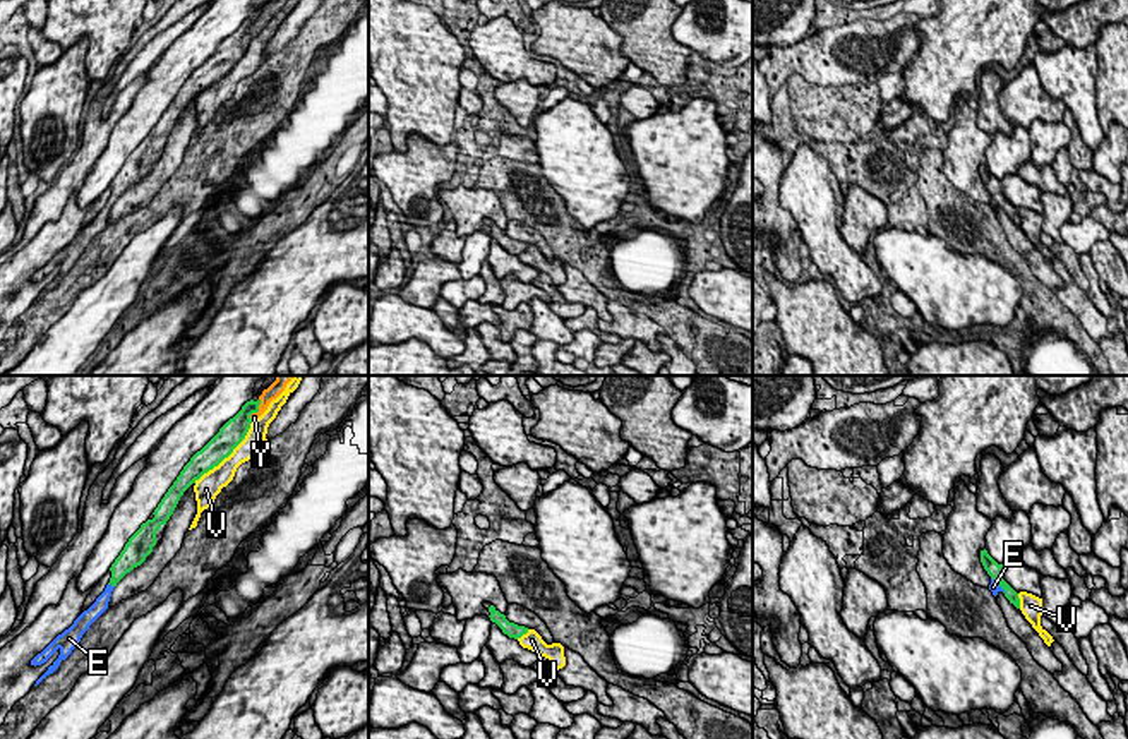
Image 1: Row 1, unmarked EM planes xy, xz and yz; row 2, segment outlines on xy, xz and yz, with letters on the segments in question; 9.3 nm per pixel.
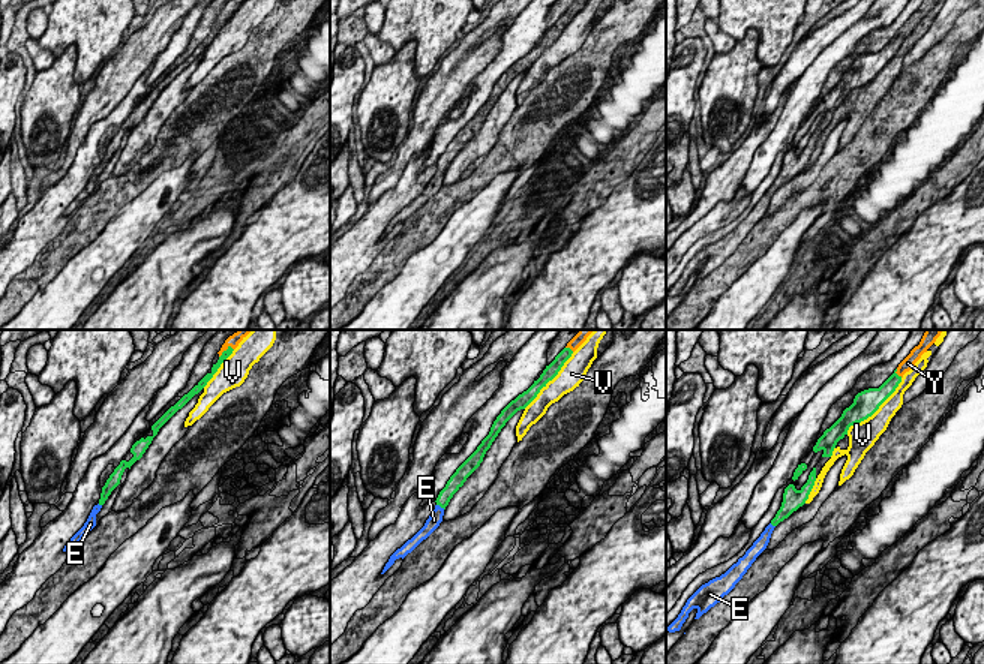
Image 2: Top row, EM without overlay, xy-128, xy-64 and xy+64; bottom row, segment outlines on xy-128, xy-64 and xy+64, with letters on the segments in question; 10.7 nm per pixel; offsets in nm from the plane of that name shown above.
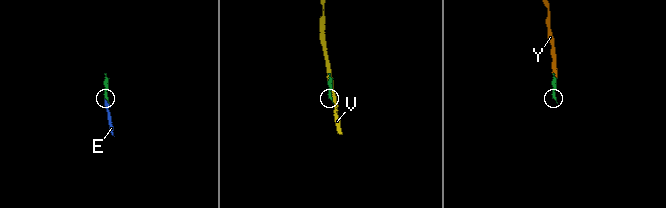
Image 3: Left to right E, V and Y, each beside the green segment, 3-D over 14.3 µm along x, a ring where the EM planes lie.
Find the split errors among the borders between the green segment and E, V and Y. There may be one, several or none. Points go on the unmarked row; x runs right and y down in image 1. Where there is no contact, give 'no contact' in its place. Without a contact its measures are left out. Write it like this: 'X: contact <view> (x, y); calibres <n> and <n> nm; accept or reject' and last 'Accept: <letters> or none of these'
E: contact xy (112, 201); calibres 180 and 140 nm; accept
V: contact xy (227, 72); calibres 220 and 200 nm; reject
Y: contact xy (258, 26); calibres 220 and 140 nm; accept
Accept: E, Y

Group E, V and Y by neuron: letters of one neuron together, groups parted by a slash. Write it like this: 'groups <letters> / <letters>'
groups E Y / V

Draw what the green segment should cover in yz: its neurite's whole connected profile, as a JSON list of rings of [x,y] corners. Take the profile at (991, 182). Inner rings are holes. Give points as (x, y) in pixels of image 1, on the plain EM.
[[[986,165],[981,166],[981,178],[982,178],[984,185],[987,187],[987,190],[991,192],[989,206],[993,207],[993,211],[996,213],[999,207],[1003,207],[1005,213],[1010,216],[1010,219],[1013,219],[1017,225],[1020,225],[1018,209],[1001,192],[1003,180],[998,180],[987,170]]]

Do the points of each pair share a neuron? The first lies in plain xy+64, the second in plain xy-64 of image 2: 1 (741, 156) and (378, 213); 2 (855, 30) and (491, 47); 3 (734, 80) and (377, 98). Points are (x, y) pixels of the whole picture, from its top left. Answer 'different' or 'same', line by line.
1: different
2: different
3: same

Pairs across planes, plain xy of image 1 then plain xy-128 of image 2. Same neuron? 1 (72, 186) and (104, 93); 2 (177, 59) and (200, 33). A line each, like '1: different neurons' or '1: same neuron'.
1: same neuron
2: different neurons

